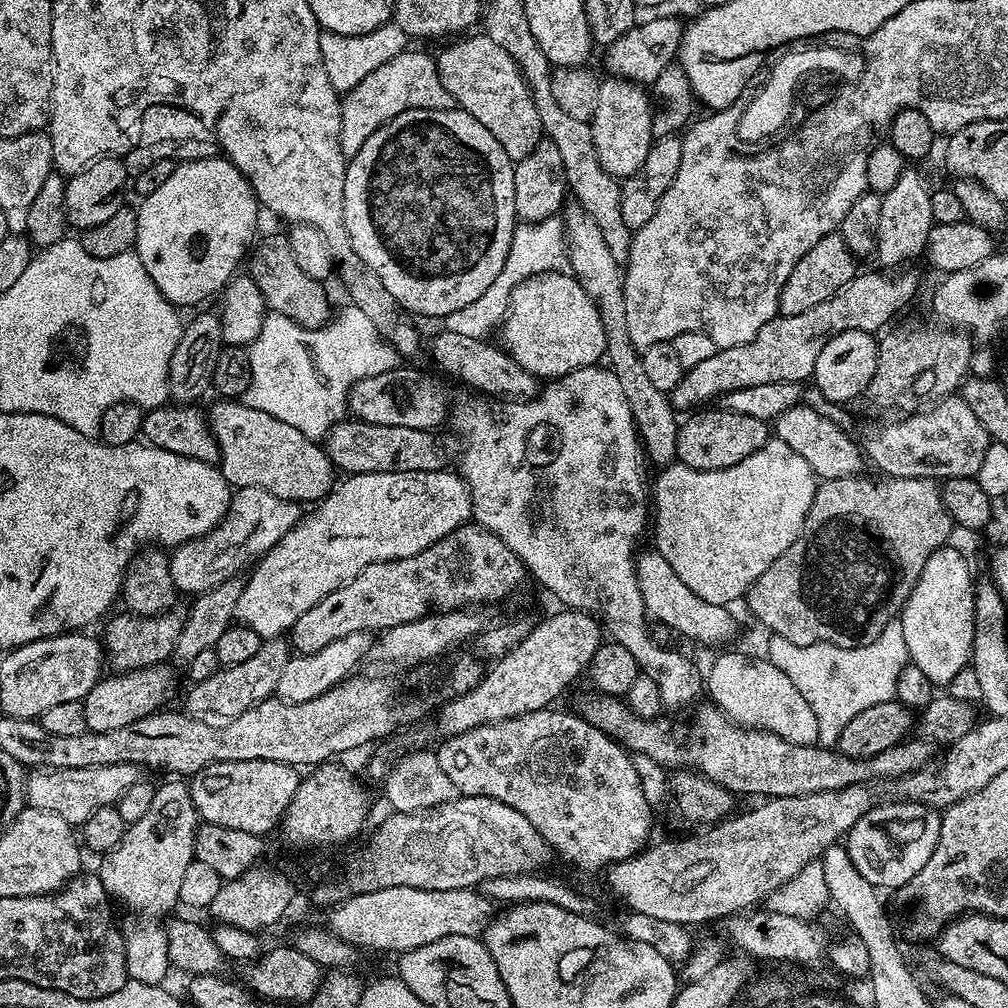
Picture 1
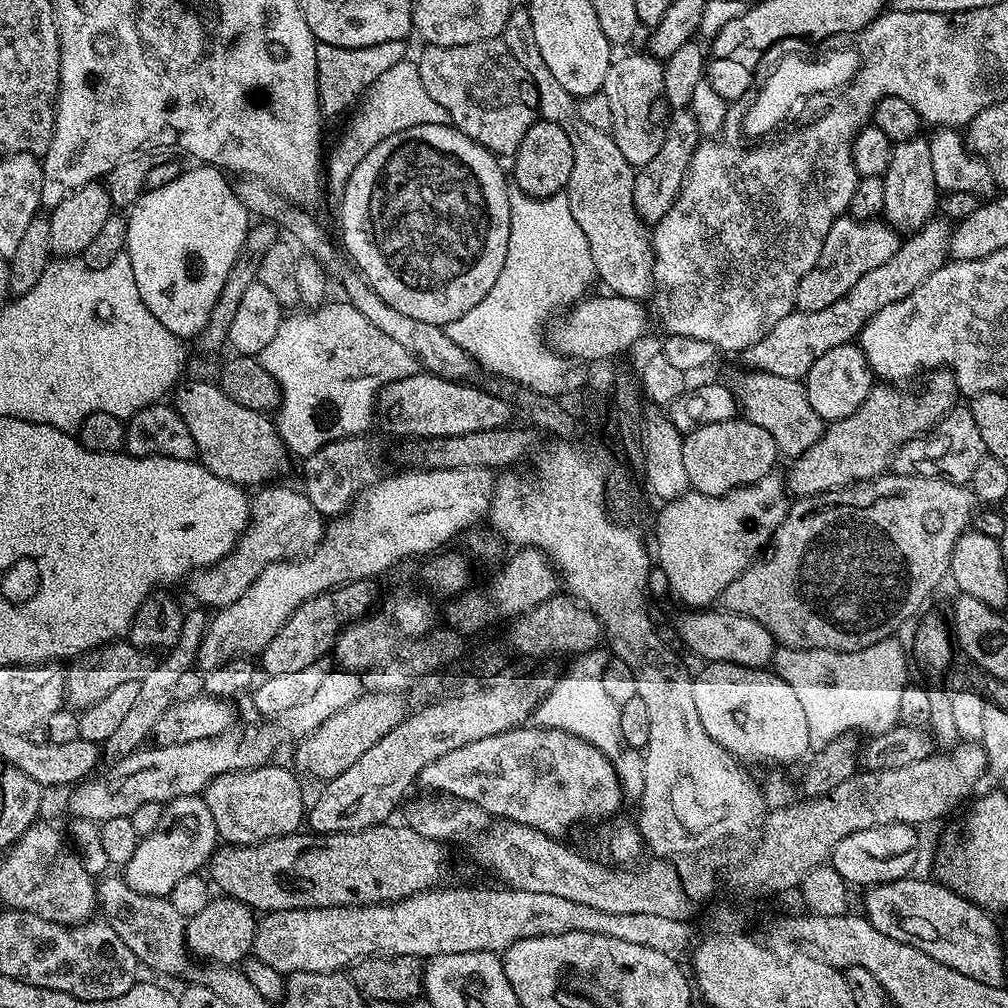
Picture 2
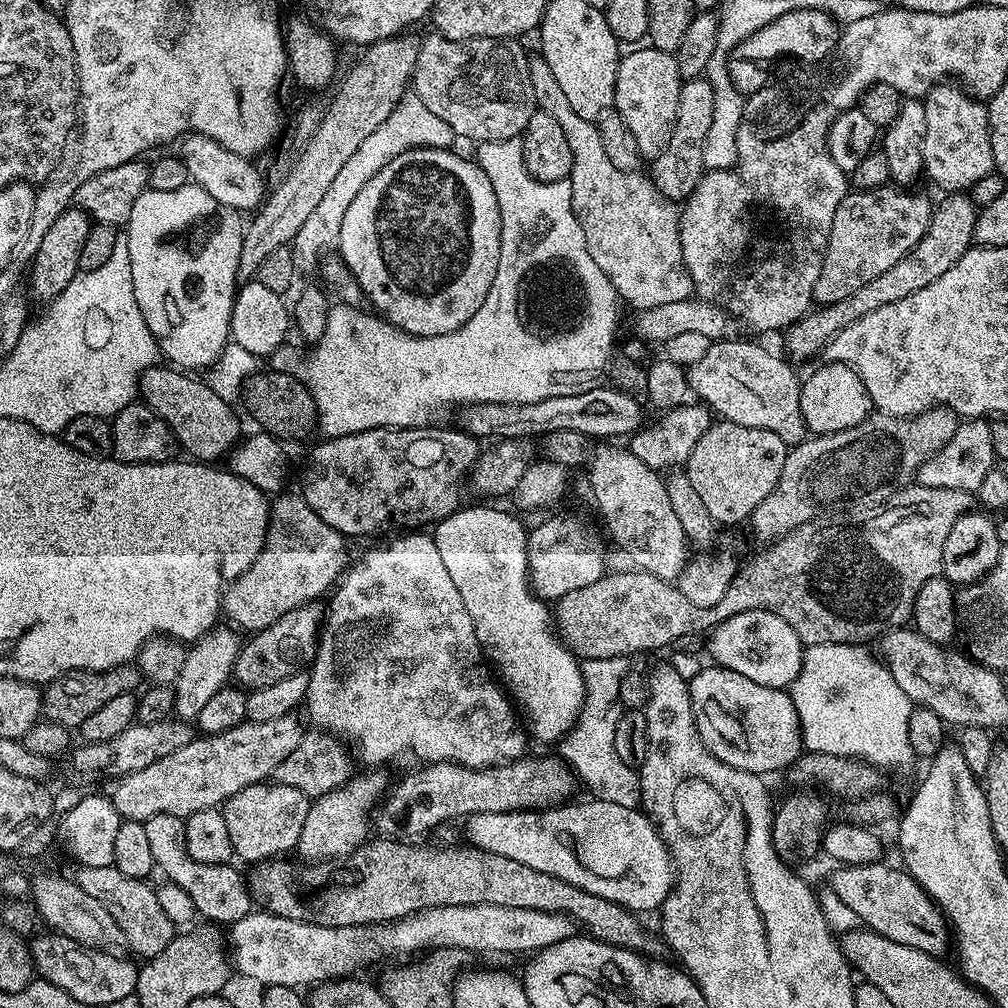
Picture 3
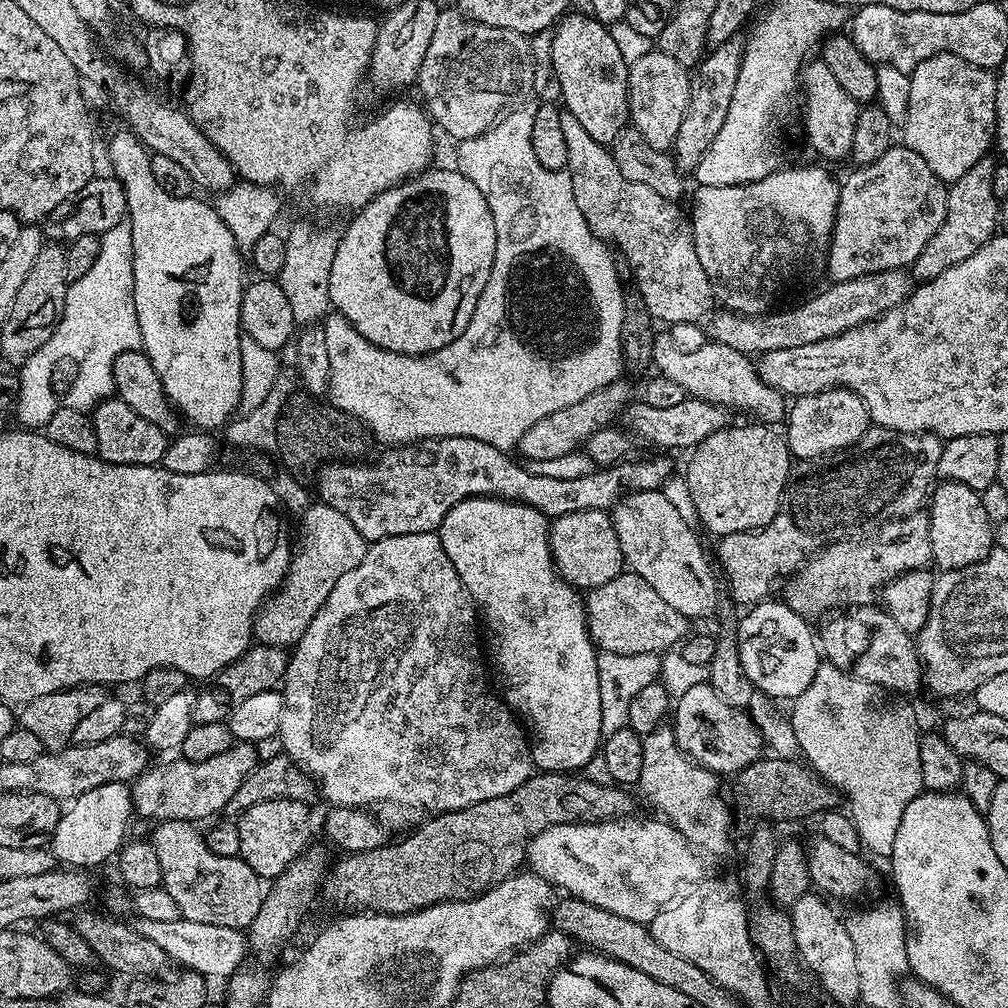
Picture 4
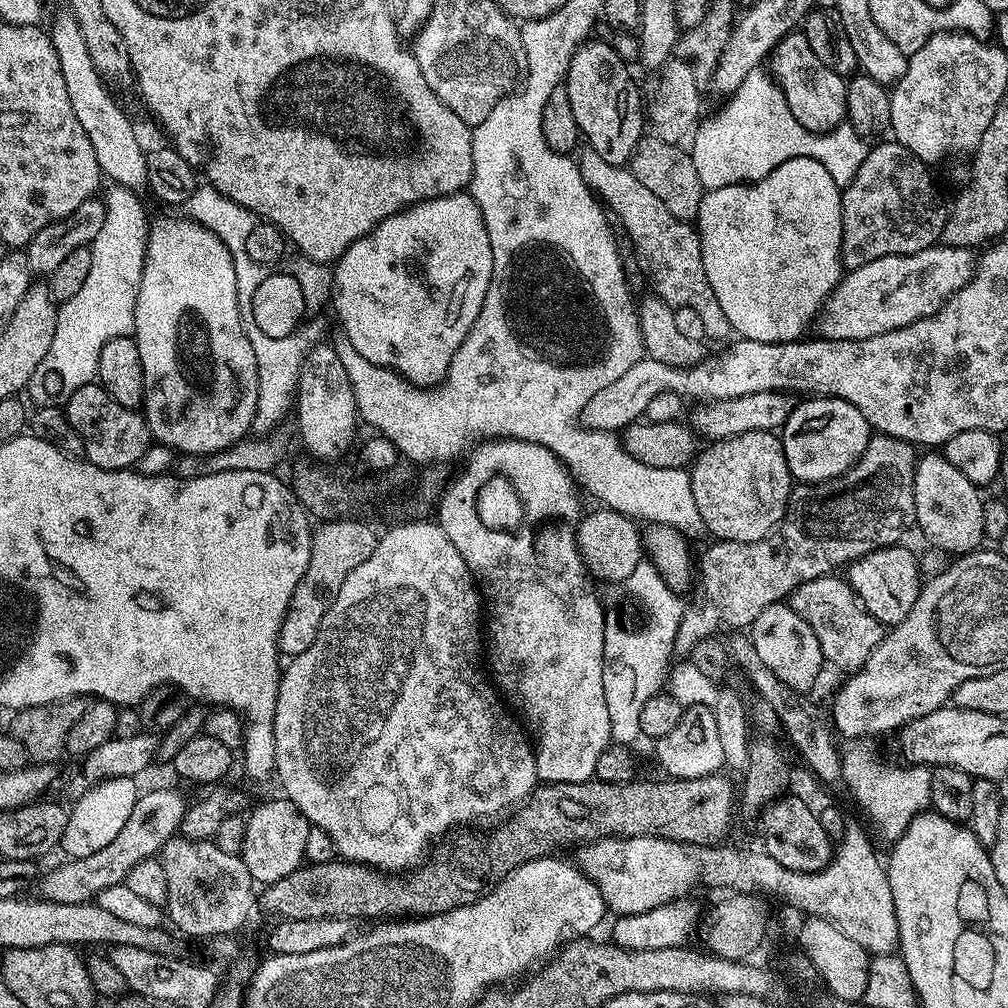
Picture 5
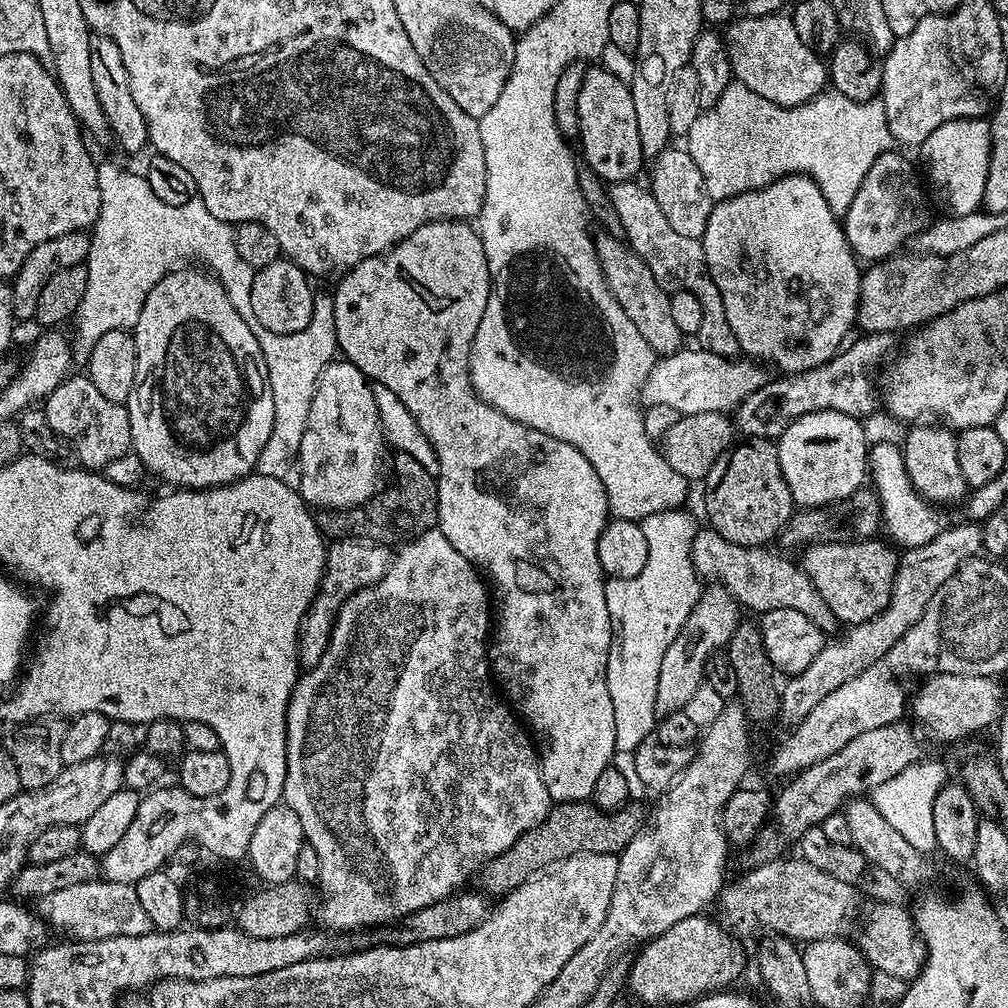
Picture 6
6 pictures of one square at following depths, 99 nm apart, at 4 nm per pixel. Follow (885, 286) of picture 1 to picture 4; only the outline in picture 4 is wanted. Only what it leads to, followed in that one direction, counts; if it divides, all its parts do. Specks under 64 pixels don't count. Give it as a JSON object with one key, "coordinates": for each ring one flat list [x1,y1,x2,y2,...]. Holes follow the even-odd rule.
{"coordinates":[[985,158,974,162,962,178,951,181,946,202,946,218,942,226,938,226,938,234,926,242,922,254,910,265,910,272,917,281,933,280,942,274,942,270,950,270,950,266,958,266,958,262,966,262,970,254,974,254,987,240,998,232,1000,206,994,198,994,170,996,164]]}

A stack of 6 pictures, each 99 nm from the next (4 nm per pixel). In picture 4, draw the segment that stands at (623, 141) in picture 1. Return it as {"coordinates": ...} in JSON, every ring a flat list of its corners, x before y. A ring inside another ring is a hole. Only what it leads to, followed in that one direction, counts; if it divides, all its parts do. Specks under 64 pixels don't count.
{"coordinates":[[658,50,652,52,644,52,635,61,634,59,628,66,628,114,630,117,631,127,638,130,638,134,642,134,642,138,646,138,646,142,650,142,650,146,654,146,654,150,659,152,668,152,672,147,672,143,678,138,678,126,682,126,682,118,686,118,686,106,690,102,690,72,689,69,683,68,678,62,674,62,674,58,670,58,670,54,662,54]]}

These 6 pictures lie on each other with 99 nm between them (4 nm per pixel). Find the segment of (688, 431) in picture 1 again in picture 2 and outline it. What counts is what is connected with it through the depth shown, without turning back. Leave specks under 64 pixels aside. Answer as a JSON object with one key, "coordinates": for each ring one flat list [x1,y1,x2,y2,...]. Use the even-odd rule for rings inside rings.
{"coordinates":[[743,418,727,420,726,422,710,422,710,426,698,426,693,432,687,433,682,442,683,465,686,466,687,477,691,491,701,492,703,496,724,496,734,488,742,488,745,484,758,482,769,475,778,459,776,443,770,438,762,426,754,426,754,422]]}

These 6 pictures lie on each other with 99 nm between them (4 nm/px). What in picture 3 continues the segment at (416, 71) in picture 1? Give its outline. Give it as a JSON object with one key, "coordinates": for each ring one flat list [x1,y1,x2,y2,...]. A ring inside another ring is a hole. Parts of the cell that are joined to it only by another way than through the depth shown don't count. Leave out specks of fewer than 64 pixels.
{"coordinates":[[415,91,405,92,403,98,390,110,390,118,370,134,358,146,358,150,342,166,342,170,334,178,334,183,326,190,326,194,318,202,318,206,306,218,302,230,292,240,292,263,295,271,314,273,321,267,322,257,327,253,327,248,337,243,342,230,342,218,346,218,346,210,350,210,350,202,354,202,358,190,370,182,374,174,380,172,386,162,390,162,396,156,403,156,406,150,411,148,446,148,451,149,458,137,454,129,446,126,442,118,438,118,428,107,422,98,418,98]]}

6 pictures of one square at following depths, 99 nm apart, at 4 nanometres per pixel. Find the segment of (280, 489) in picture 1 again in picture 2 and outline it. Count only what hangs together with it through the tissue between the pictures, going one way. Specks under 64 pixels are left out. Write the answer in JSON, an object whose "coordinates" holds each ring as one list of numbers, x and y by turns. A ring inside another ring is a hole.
{"coordinates":[[192,380,183,384,175,389,174,407,182,422,186,422,190,438,194,438,199,463,210,474,218,474,218,478,241,486,268,486,287,474,290,453,284,439,277,434,275,423,265,413,234,402,234,398,220,389,219,383]]}

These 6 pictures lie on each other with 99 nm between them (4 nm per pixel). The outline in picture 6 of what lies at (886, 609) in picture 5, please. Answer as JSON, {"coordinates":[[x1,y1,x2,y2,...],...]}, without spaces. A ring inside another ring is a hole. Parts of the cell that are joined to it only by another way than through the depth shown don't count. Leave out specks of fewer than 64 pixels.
{"coordinates":[[880,538,847,542,827,540,824,544,810,544,803,549,804,573,808,575,810,582,814,582,818,594,822,594,826,606,830,606,841,625,866,622,878,615,890,602,898,552,891,543,888,544,883,544]]}

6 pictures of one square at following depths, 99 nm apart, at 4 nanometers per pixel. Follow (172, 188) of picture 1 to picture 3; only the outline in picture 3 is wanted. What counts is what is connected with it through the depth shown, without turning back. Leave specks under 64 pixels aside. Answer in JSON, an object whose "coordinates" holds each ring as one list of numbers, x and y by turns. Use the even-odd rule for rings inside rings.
{"coordinates":[[189,182,183,184,178,190,149,190,143,192,134,202,130,210,130,218,126,225,126,239,128,242,128,253,130,254,130,274,134,282,134,298,136,299,136,310,142,314,146,326,151,330,153,336,158,341,158,352,161,357,164,356,169,365,175,366,180,370,196,370,192,368,201,368,207,370,222,354,222,350,230,342,230,333,232,330,232,307,236,301,238,291,238,258,242,254,242,238,244,237,245,225,240,224,241,213,234,209,220,205,218,201,210,196,202,186]]}

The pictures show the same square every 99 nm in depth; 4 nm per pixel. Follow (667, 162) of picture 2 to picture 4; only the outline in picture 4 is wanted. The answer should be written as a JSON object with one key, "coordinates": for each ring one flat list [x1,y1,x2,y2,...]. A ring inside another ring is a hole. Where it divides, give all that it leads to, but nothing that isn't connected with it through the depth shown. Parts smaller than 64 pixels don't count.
{"coordinates":[[739,39,728,40,722,46,711,49,691,73,690,102,686,106,686,118,682,118,682,126,678,126,678,138,670,149,670,155,681,173,695,173,698,162,702,162,702,154,710,150,710,142,714,142,718,130,722,130,722,122,726,122,726,110,730,110,734,82,738,80,741,51]]}

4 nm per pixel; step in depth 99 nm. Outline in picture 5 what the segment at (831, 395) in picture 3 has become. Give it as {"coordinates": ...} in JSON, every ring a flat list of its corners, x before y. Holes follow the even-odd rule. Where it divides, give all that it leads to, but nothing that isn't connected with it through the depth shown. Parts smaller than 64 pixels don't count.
{"coordinates":[[813,396,801,400,804,401,801,404,799,401,793,407,790,418,782,429,786,466,793,481,801,484,821,484,824,480,833,480,834,477,841,476,863,454,870,439,870,429,866,418,862,418,862,414,854,405,839,400,836,396]]}

